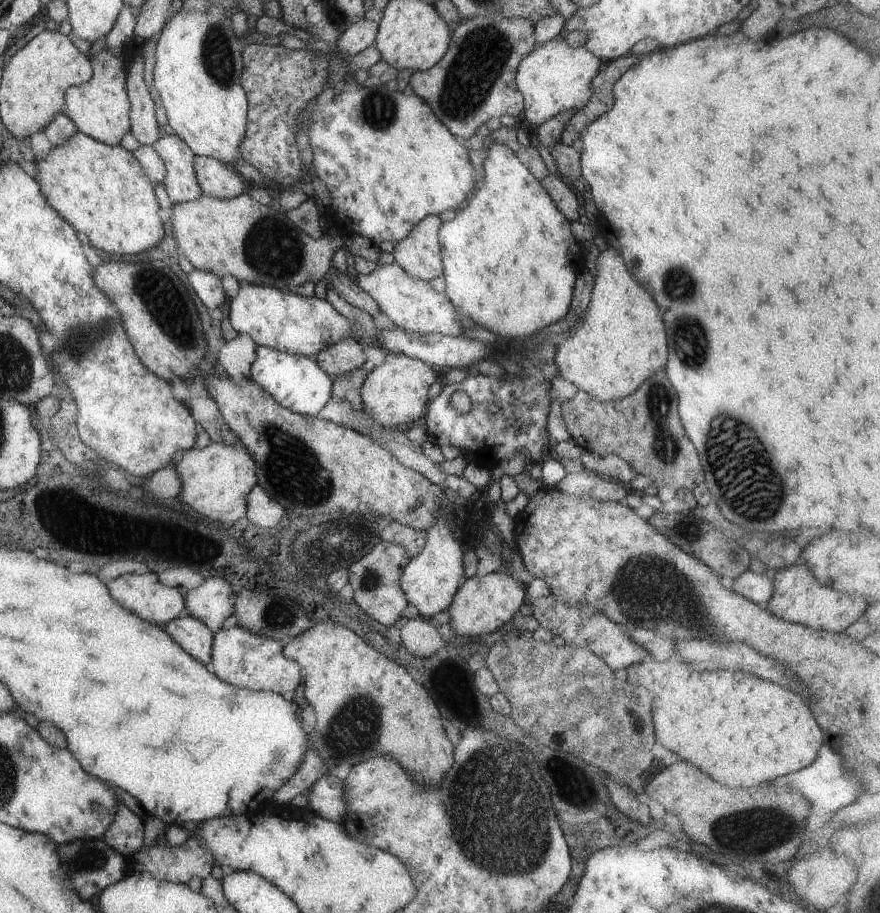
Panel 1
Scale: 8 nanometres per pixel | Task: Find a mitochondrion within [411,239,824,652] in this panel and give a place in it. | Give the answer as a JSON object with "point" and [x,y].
{"point":[741,468]}

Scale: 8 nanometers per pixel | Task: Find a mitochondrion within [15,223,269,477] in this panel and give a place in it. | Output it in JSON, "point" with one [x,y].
{"point":[177,326]}

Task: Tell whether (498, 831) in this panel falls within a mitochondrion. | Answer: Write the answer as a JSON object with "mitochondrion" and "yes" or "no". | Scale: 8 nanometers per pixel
{"mitochondrion":"yes"}

